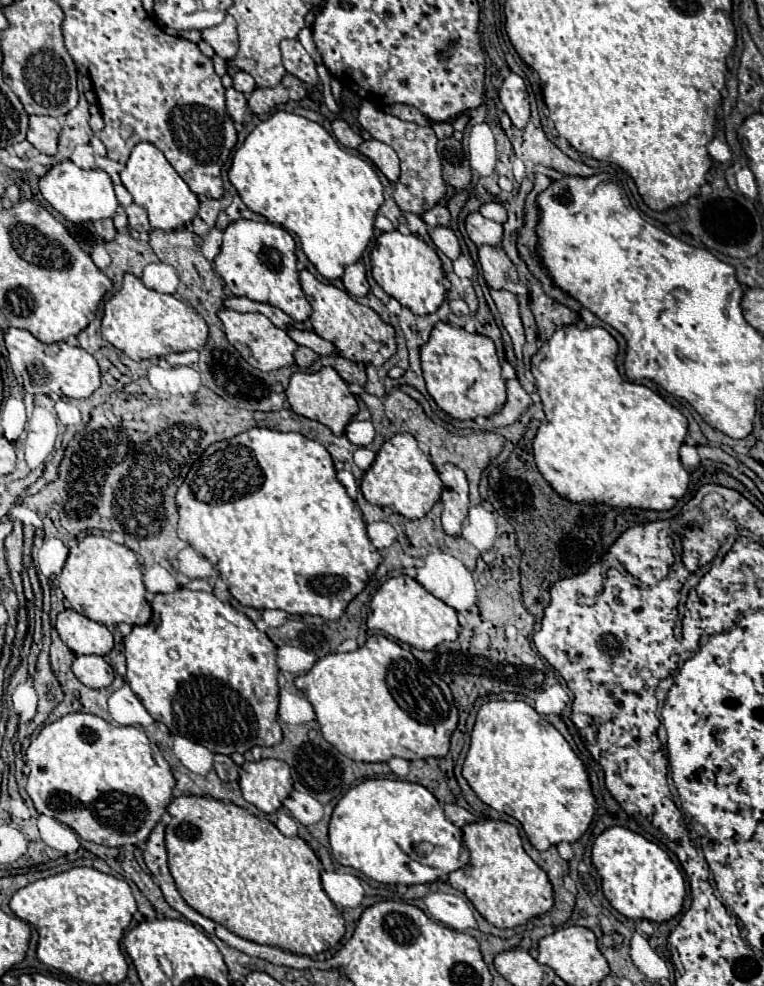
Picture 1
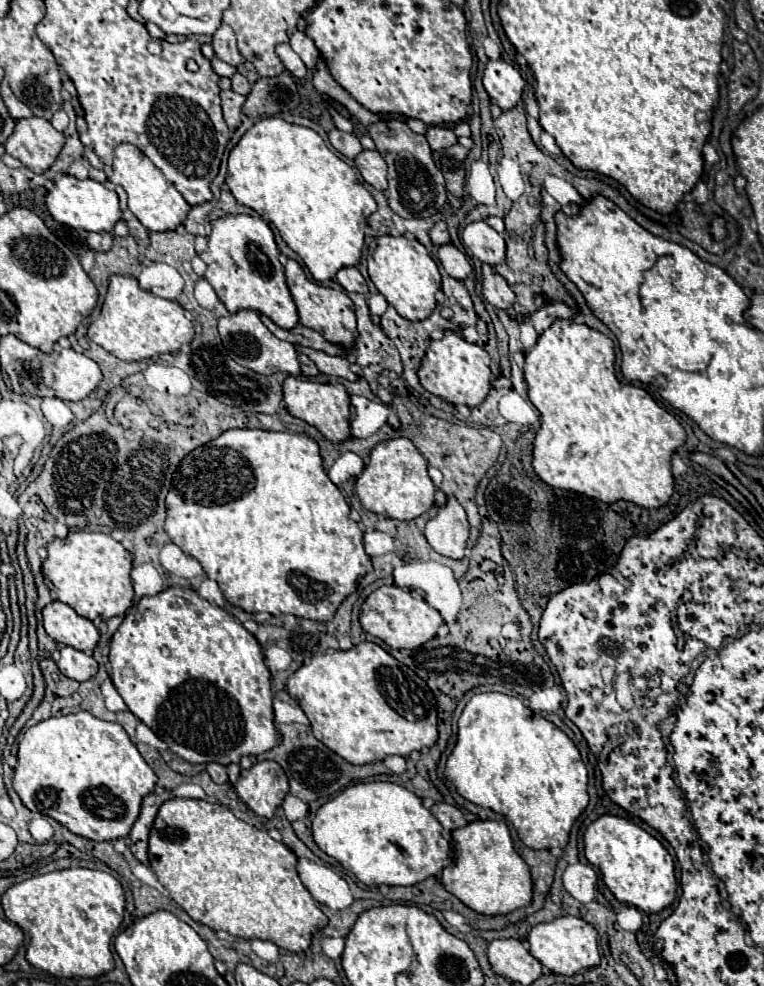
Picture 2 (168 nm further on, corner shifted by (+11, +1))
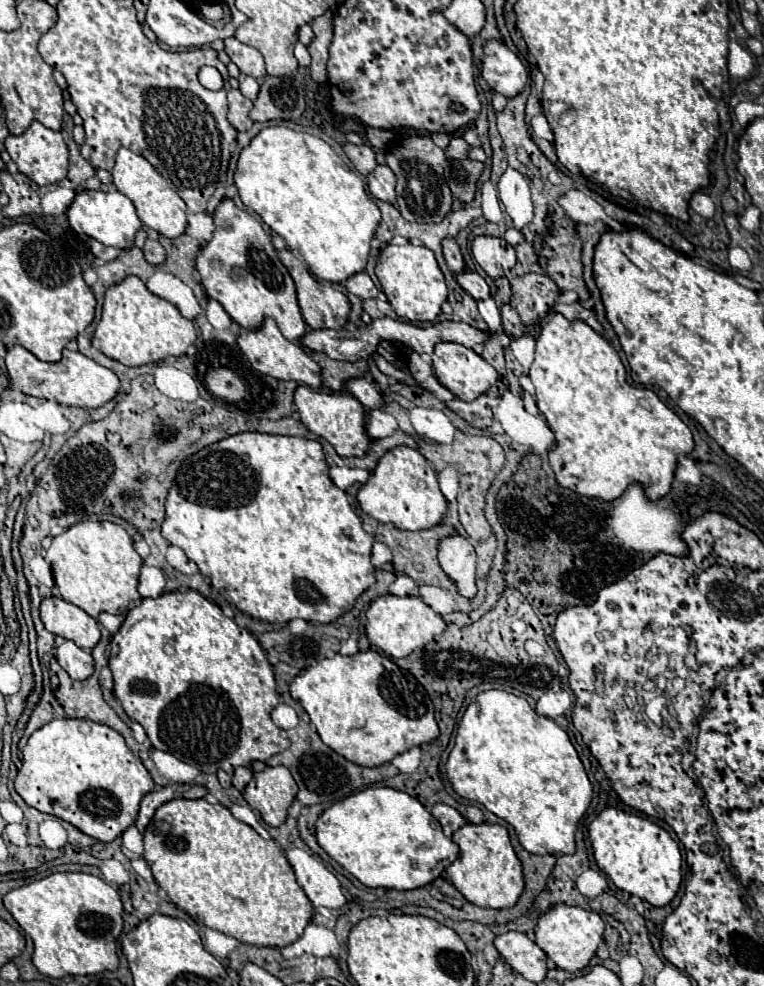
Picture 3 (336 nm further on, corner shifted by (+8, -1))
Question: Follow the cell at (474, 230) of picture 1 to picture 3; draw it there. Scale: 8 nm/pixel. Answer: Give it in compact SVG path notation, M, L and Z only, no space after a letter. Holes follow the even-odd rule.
M481 235L475 237L471 249L475 261L491 279L505 277L505 273L515 265L515 249L505 239Z

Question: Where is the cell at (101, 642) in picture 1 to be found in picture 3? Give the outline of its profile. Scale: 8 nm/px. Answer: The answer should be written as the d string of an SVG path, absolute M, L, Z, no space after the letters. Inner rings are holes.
M45 597L41 601L41 621L53 635L69 639L87 651L91 651L101 637L97 621L61 597Z

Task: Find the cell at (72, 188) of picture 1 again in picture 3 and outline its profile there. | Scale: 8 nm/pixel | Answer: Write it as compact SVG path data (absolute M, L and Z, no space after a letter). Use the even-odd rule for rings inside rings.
M111 189L107 193L101 191L79 191L73 205L67 211L67 219L77 233L85 233L103 245L111 245L117 249L129 249L135 243L135 233L143 229L143 223L135 211L135 205L129 197Z

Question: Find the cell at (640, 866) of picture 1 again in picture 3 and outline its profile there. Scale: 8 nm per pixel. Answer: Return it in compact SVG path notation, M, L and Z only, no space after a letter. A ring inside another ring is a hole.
M603 809L589 825L589 839L599 869L607 873L619 889L655 907L671 903L677 895L681 885L681 851L679 843L663 827L621 809Z

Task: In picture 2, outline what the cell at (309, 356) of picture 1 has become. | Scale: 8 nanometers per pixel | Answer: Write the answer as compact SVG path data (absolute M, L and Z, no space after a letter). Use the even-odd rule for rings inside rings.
M298 353L298 361L300 361L300 369L302 369L302 375L306 375L306 377L316 377L318 375L318 369L316 369L316 365L306 357L306 355L302 355L302 353Z

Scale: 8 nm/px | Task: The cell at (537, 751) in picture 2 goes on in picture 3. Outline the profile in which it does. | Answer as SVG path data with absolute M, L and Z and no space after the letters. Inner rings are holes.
M507 691L479 693L459 721L455 745L447 757L445 769L455 793L485 805L491 813L505 819L515 829L525 851L535 855L575 853L575 829L591 803L593 787L569 735L555 721L535 713L523 697Z

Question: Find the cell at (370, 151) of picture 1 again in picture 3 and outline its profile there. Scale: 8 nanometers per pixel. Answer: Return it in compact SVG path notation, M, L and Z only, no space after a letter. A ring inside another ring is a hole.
M379 165L371 175L367 175L367 183L375 199L395 205L395 173L387 165Z

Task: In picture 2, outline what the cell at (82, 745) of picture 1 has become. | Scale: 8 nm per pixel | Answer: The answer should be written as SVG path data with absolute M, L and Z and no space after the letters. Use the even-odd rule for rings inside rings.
M88 711L40 721L20 737L18 765L14 769L14 791L30 811L52 817L68 831L86 839L114 841L128 837L128 831L140 815L142 799L154 791L154 785L156 773L142 759L124 727L102 721Z

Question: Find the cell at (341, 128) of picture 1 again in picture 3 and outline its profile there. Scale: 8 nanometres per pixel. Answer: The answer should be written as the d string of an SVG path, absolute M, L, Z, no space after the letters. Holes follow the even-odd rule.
M347 143L343 147L343 151L347 153L347 157L351 159L351 163L355 165L355 169L361 173L361 175L369 175L377 163L375 163L375 153L369 145L353 145L353 143Z

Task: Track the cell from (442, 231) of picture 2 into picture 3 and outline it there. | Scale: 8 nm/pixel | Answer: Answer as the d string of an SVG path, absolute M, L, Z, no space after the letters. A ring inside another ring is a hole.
M445 239L443 241L443 255L445 255L445 261L447 261L453 275L459 275L459 273L465 271L465 261L463 261L463 255L461 255L455 239Z

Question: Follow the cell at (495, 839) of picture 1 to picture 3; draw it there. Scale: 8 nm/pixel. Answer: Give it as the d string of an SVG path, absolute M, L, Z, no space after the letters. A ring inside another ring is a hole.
M467 823L453 833L453 841L459 845L459 859L447 869L447 879L465 895L467 901L485 909L505 909L517 903L523 893L521 861L517 859L509 833L503 825L473 825Z

